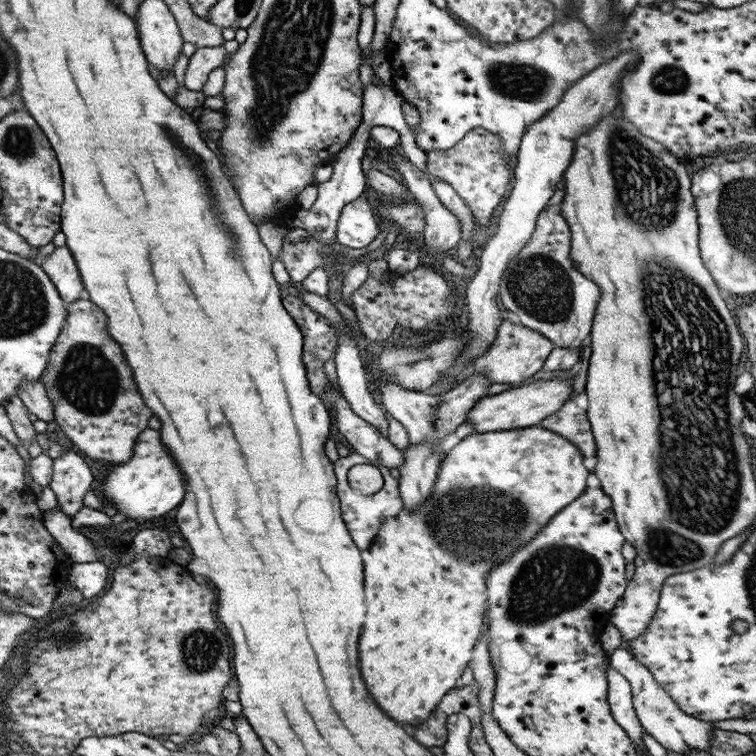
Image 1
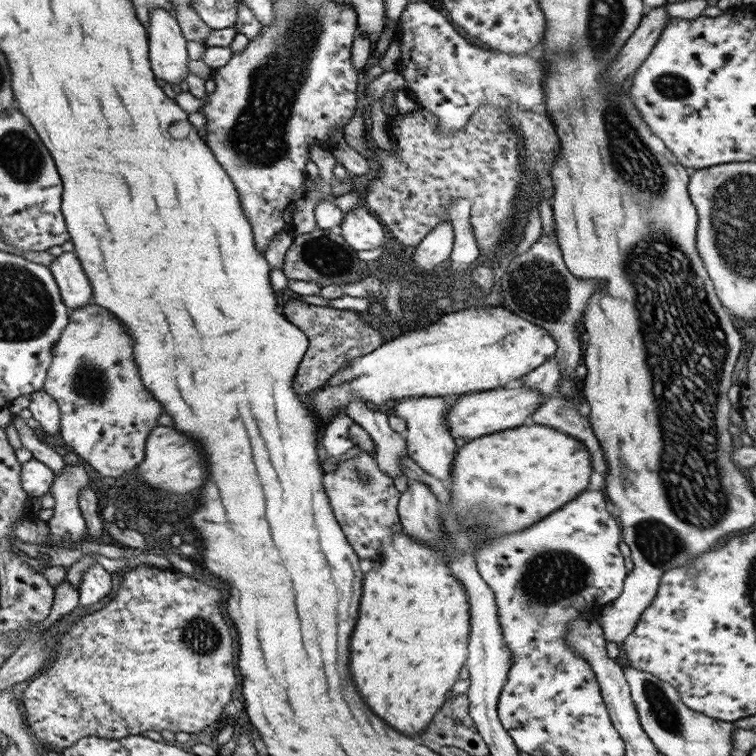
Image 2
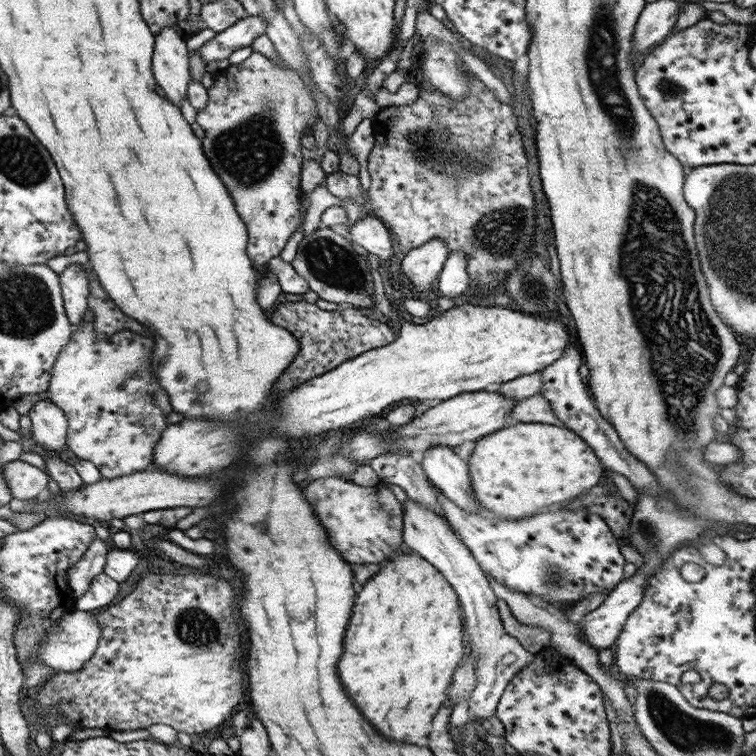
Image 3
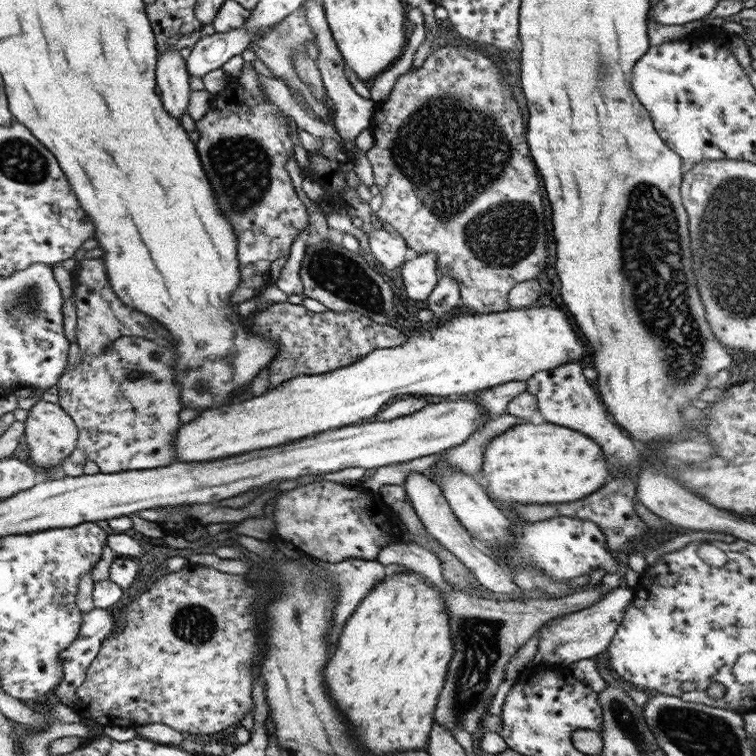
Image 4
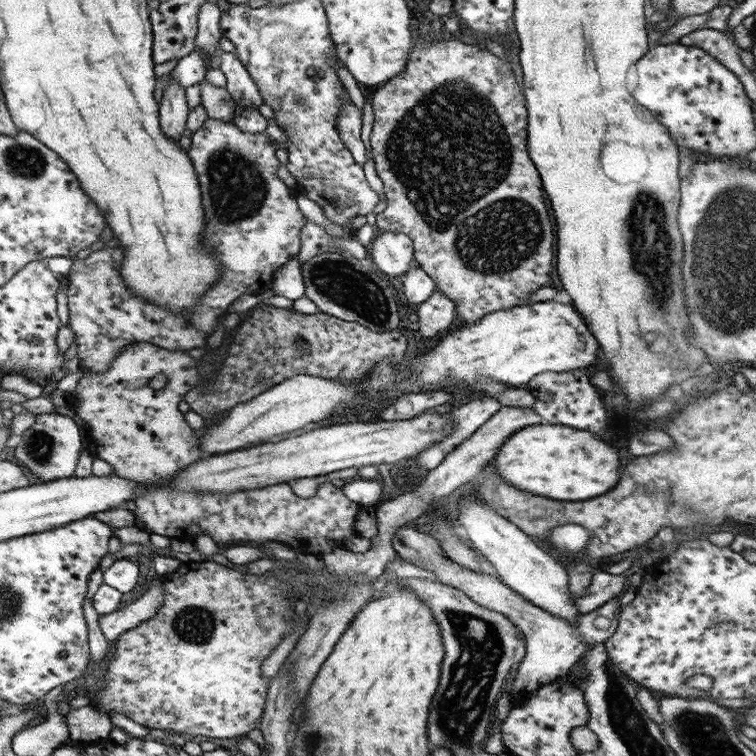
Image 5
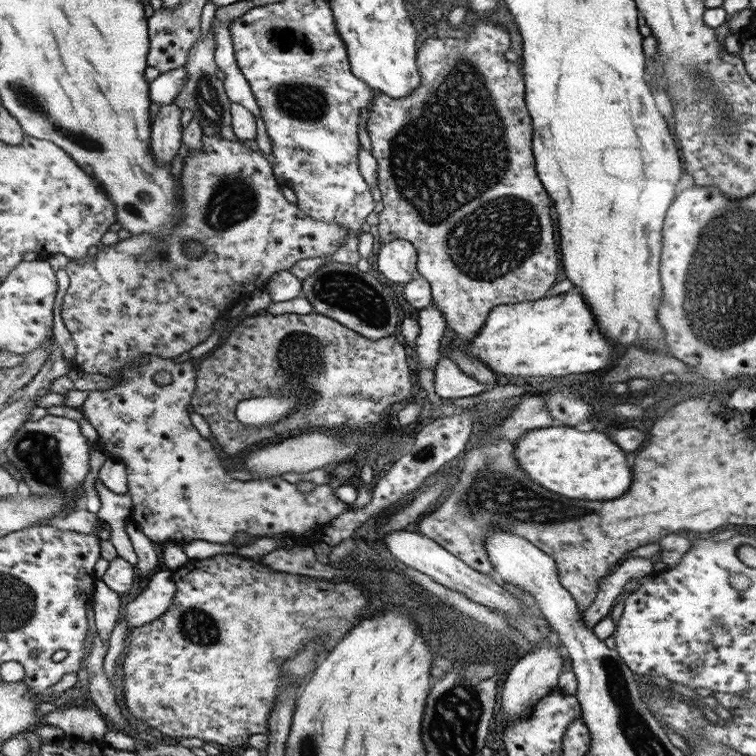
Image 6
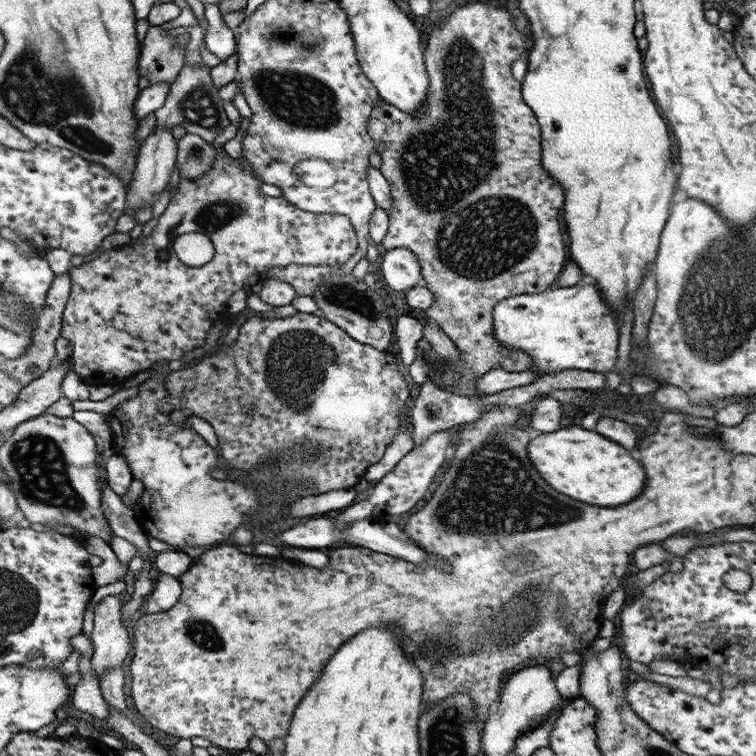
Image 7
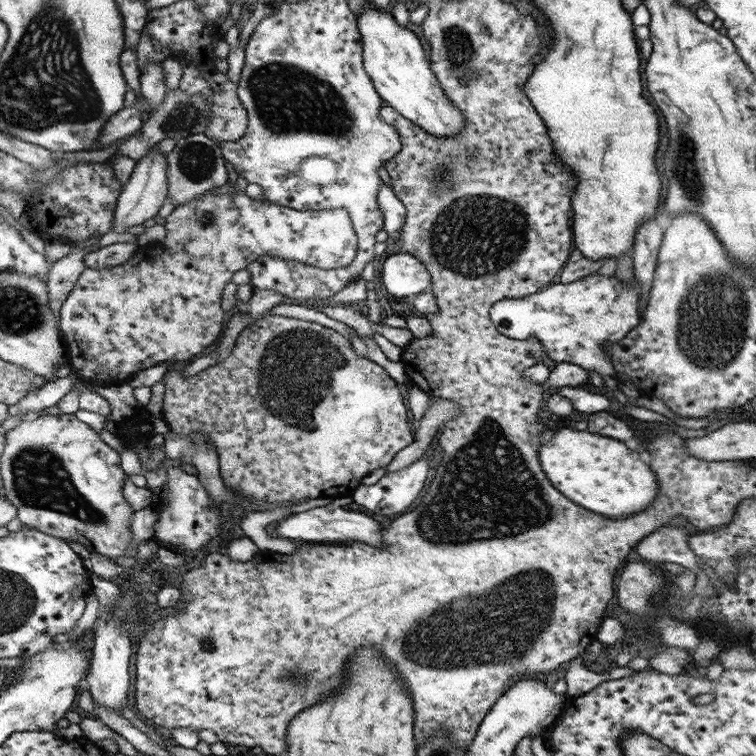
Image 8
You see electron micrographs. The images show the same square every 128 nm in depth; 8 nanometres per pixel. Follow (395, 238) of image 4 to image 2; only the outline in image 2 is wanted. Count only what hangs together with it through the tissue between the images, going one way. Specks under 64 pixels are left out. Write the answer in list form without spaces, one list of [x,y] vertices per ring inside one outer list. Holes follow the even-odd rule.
[[[365,208],[350,210],[339,224],[342,238],[354,250],[374,250],[384,243],[386,227]]]

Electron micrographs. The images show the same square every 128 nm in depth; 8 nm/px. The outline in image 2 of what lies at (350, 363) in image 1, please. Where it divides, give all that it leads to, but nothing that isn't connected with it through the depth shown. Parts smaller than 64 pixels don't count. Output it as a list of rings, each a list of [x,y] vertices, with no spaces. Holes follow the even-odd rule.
[[[356,397],[345,408],[345,413],[354,423],[362,425],[371,434],[377,452],[374,458],[383,473],[393,479],[403,474],[401,458],[407,455],[406,441],[399,432],[392,430],[388,415],[371,407],[364,399]]]

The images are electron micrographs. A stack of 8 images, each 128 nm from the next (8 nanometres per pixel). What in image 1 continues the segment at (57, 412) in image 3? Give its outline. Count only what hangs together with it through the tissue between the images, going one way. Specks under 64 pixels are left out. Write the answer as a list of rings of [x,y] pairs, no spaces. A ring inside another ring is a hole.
[[[40,380],[22,383],[18,387],[17,395],[29,412],[38,417],[38,420],[48,423],[55,418],[53,401],[49,399],[48,390]]]

